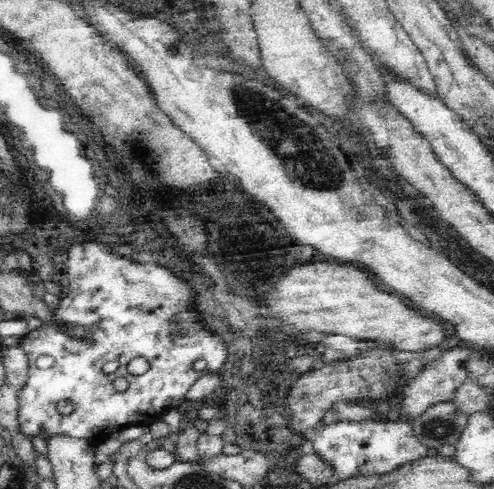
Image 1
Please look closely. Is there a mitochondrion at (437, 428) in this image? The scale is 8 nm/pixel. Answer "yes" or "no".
yes

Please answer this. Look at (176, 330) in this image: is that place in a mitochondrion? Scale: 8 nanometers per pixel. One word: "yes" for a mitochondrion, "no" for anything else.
yes

